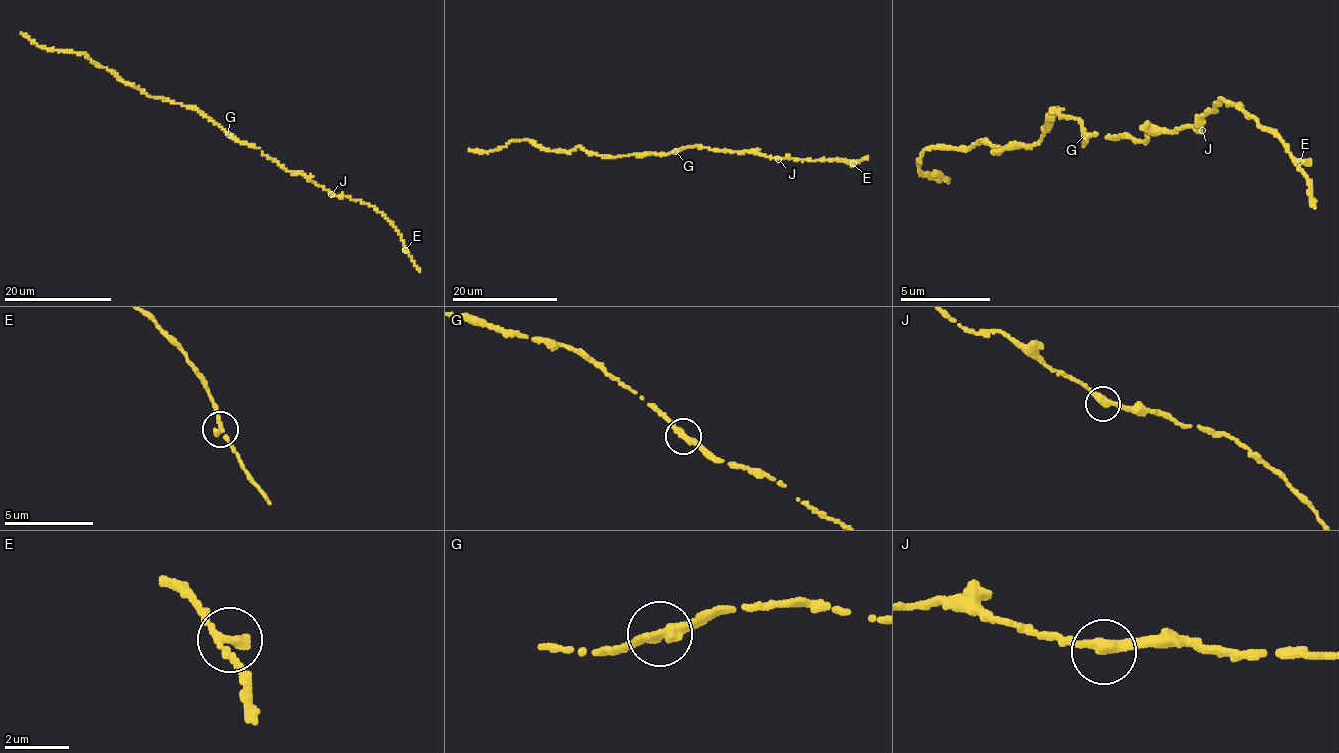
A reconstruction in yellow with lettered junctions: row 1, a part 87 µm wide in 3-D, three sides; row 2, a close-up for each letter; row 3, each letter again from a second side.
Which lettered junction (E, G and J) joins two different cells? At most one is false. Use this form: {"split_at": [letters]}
{"split_at": []}

